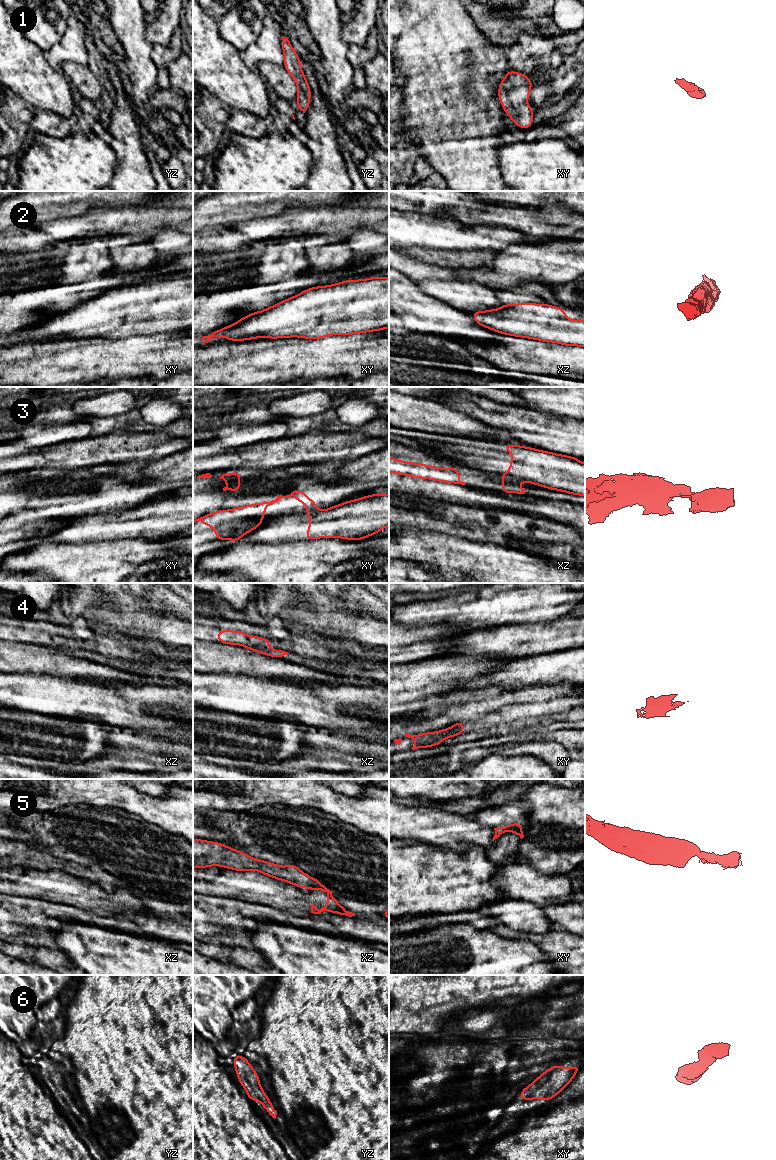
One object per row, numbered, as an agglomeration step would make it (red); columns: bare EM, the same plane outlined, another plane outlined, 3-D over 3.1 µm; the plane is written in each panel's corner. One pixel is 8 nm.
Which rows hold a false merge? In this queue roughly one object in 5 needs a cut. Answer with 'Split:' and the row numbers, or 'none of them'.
Split: 3, 4, 5

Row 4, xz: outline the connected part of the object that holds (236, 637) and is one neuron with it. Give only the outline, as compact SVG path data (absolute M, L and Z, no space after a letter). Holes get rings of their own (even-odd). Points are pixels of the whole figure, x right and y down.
M220 630L217 634L217 640L224 644L230 644L230 645L242 645L244 647L253 647L258 646L262 648L268 648L269 649L269 638L262 638L258 636L248 636L247 634L235 630Z

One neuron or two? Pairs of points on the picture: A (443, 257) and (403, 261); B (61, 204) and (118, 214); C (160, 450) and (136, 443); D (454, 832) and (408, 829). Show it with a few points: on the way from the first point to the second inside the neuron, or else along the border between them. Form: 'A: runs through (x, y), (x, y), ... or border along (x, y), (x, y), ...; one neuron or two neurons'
A: border along (399, 251), (425, 262), (442, 265); two neurons
B: border along (111, 206), (91, 207), (82, 214), (66, 217); two neurons
C: runs through (154, 448), (142, 446); one neuron
D: runs through (443, 829), (419, 829); one neuron

